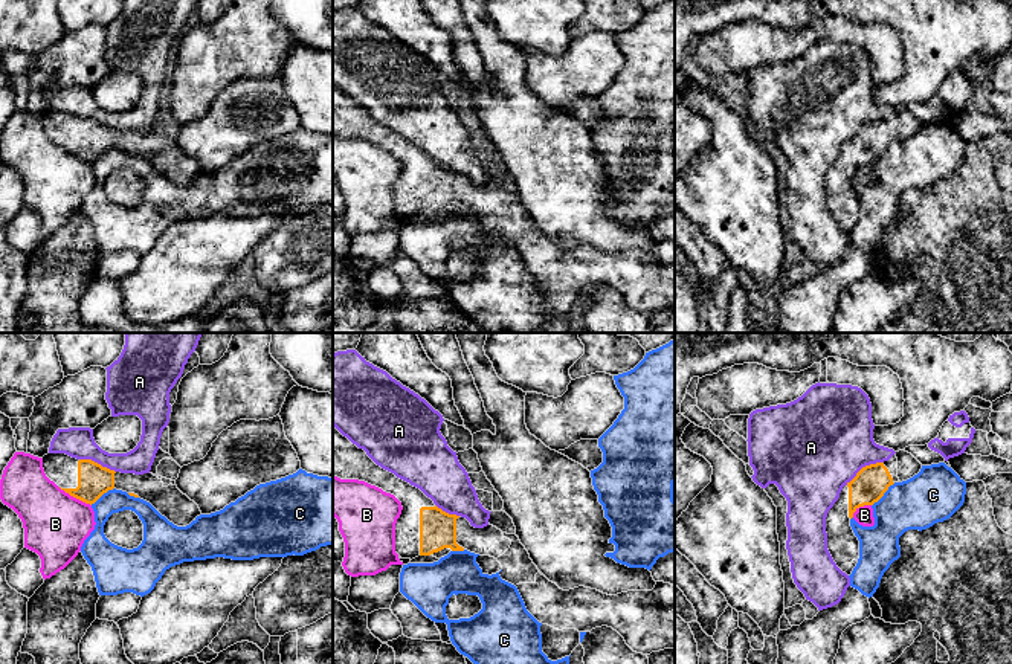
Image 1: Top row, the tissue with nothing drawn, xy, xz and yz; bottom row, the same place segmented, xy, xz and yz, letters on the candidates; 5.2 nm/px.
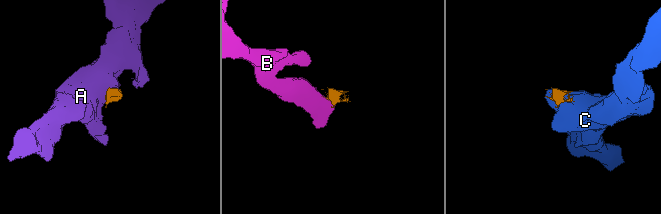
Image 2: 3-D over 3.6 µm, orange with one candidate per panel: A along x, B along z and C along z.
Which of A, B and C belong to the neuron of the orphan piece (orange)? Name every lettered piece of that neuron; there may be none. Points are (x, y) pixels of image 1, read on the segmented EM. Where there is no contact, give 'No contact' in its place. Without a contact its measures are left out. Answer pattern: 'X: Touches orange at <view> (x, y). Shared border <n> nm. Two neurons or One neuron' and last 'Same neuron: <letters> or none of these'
A: Touches orange at yz (866, 466). Shared border 240 nm. Two neurons
B: Touches orange at xy (75, 496). Shared border 200 nm. Two neurons
C: Touches orange at yz (884, 492). Shared border 180 nm. Two neurons
Same neuron: none of these

